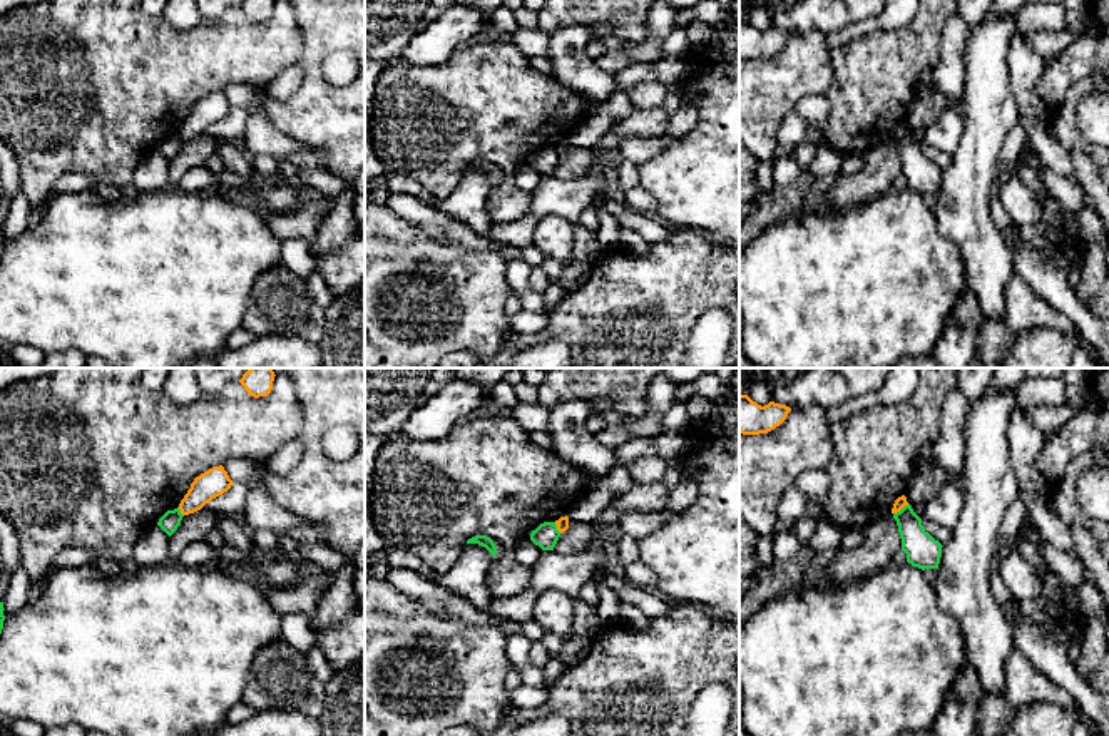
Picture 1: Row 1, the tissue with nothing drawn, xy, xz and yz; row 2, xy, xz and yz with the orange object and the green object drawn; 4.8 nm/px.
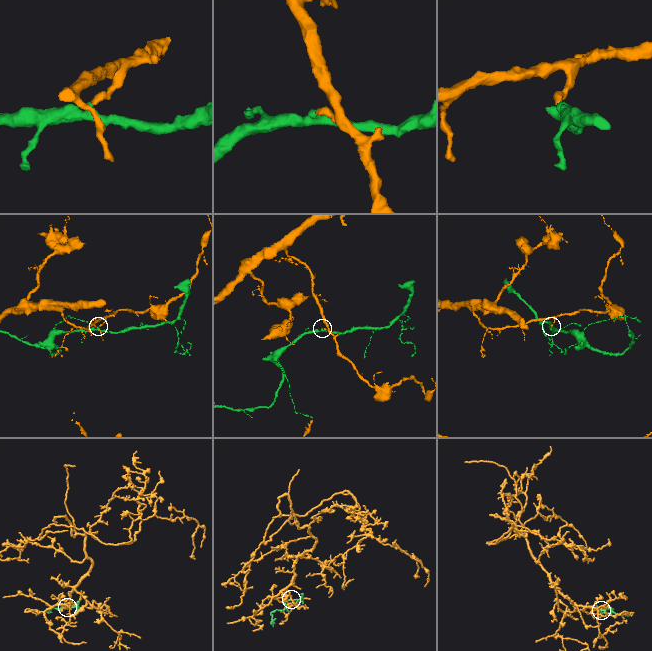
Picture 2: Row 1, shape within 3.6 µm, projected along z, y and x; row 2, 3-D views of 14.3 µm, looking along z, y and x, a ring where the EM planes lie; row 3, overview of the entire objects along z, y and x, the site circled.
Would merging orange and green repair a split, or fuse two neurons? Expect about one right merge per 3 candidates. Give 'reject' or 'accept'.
reject

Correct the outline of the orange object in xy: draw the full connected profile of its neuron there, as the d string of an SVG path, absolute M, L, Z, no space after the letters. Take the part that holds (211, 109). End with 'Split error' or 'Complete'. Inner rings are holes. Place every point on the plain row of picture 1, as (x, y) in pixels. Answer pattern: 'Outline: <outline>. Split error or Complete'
Outline: M222 90L209 94L191 109L191 114L179 129L181 139L189 141L201 135L212 124L227 117L231 110L233 105Z. Complete

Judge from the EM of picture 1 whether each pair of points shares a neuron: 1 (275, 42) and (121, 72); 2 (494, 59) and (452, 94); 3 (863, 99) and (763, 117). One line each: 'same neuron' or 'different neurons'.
1: same neuron
2: same neuron
3: different neurons

